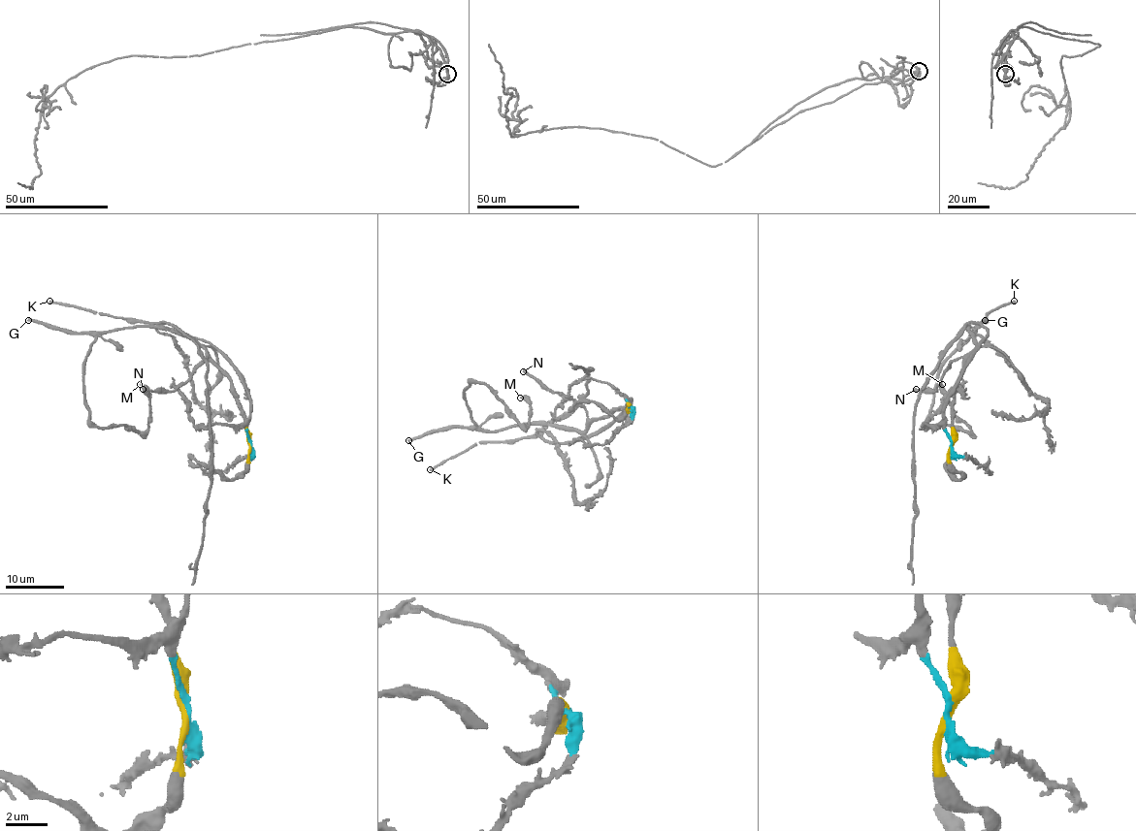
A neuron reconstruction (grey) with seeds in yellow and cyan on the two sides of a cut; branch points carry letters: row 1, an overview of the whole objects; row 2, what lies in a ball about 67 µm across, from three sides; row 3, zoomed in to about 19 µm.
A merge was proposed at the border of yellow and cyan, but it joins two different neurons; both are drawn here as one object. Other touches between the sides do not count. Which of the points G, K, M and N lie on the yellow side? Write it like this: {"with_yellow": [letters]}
{"with_yellow": ["G", "M", "N"]}

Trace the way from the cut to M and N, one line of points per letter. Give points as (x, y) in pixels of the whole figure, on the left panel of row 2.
M: (250, 445), (231, 379), (199, 344), (157, 327), (103, 332), (84, 365), (91, 423), (146, 431), (140, 384)
N: (250, 445), (245, 416), (233, 384), (207, 358), (189, 378), (172, 391), (143, 390)

